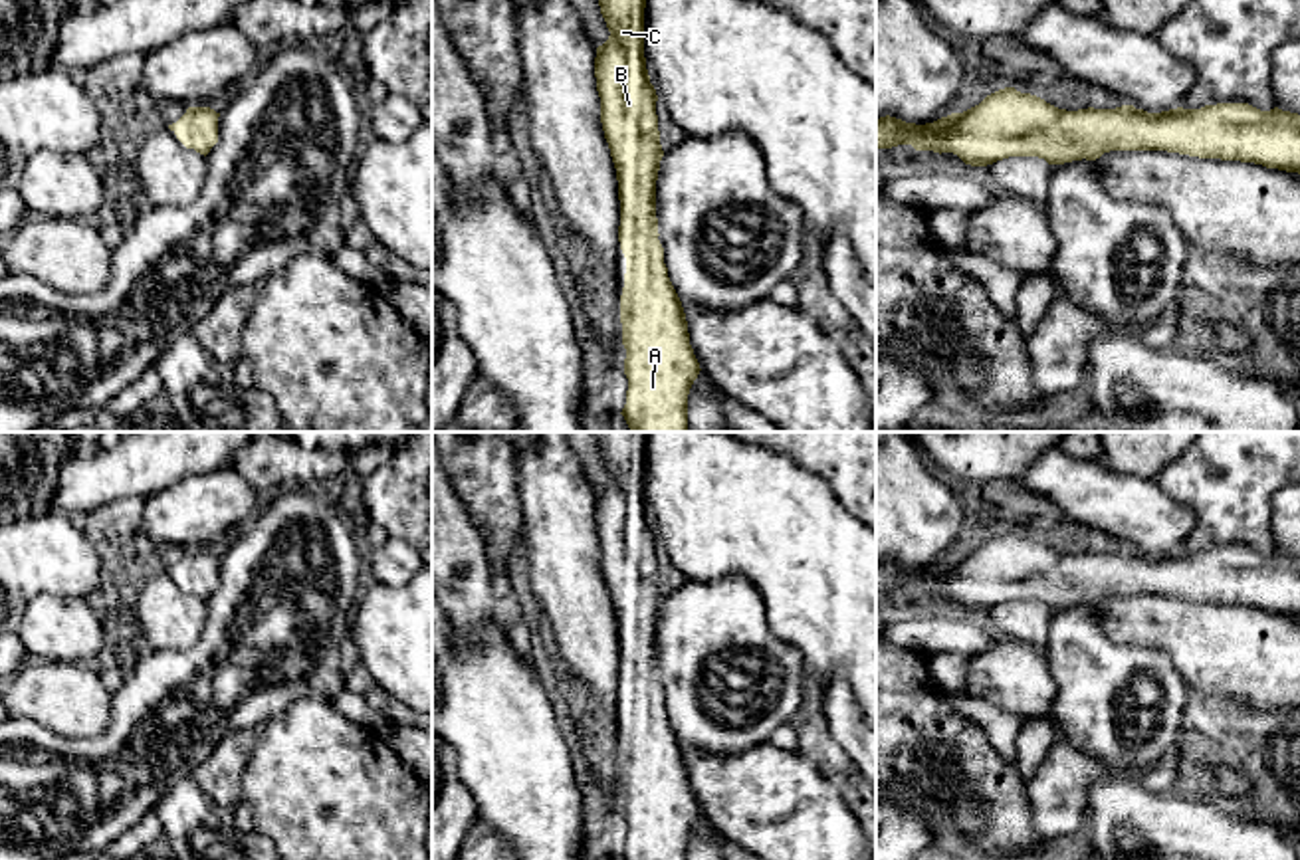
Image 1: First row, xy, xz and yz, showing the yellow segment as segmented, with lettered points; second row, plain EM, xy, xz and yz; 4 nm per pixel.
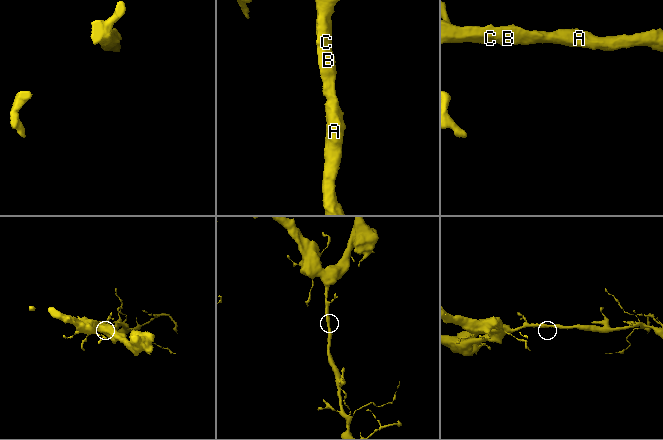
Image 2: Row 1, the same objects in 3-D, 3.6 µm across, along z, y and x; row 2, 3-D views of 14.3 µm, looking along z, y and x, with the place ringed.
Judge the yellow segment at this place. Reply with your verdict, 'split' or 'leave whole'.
leave whole

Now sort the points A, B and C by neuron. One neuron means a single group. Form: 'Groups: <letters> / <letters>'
Groups: A B C

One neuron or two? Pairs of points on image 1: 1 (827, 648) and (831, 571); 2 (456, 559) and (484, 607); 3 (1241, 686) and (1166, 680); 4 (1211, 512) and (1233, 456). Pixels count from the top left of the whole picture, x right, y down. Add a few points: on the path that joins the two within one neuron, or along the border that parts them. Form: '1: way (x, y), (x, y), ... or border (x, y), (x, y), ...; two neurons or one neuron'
1: way (831, 629), (831, 591); one neuron
2: way (470, 567), (470, 593); one neuron
3: border (1156, 646), (1170, 658), (1191, 692); two neurons
4: way (1225, 498), (1229, 494), (1231, 470); one neuron

